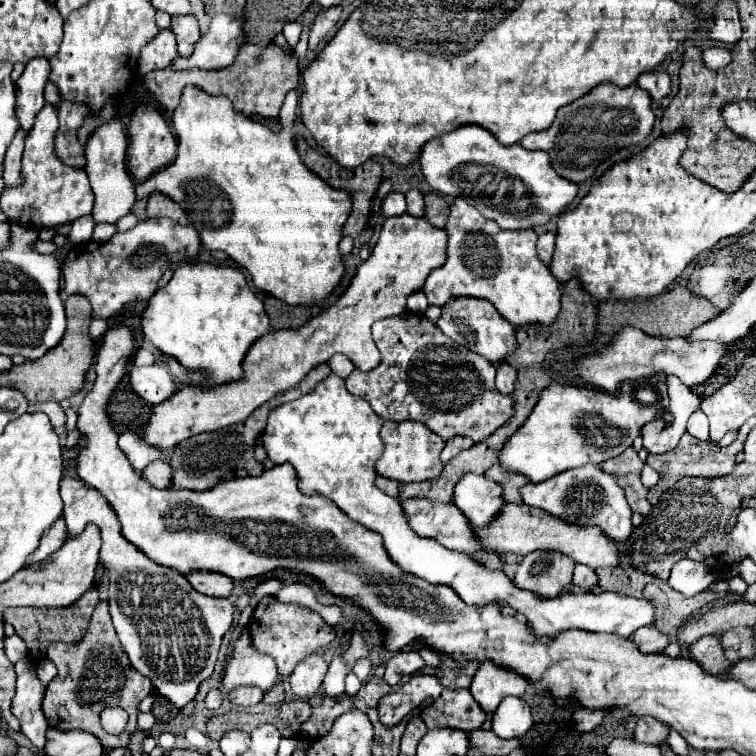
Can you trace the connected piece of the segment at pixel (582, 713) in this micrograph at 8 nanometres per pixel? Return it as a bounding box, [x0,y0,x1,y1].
[573,707,605,733]

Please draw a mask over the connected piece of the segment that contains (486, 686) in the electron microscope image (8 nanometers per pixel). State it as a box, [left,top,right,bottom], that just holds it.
[471,659,531,713]

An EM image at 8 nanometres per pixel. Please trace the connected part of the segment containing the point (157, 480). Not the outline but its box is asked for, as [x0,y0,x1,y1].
[141,461,171,489]

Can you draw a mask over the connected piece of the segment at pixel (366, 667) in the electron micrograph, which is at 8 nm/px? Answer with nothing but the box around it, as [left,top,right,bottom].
[353,657,373,681]

